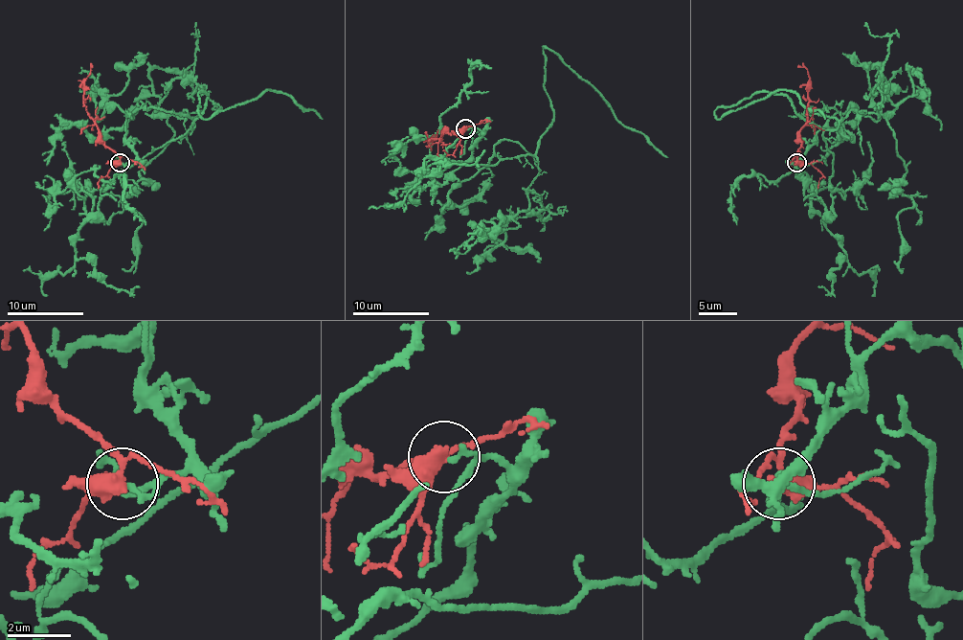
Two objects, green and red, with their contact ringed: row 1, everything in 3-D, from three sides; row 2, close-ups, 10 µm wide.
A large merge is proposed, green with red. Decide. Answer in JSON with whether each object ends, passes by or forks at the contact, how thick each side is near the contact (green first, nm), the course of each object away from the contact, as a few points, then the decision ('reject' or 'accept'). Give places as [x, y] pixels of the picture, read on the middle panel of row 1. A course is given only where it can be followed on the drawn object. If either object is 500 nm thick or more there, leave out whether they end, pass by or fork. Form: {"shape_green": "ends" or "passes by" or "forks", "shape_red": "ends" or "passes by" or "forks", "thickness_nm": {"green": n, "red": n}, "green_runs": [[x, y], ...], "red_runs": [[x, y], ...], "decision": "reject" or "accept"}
{"shape_green": "ends", "shape_red": "forks", "thickness_nm": {"green": 190, "red": 340}, "green_runs": [[466, 129], [480, 169], [510, 141], [538, 171], [528, 156], [424, 172], [420, 137], [470, 62], [491, 68]], "red_runs": [[466, 129], [447, 131], [439, 139], [430, 141], [437, 135], [437, 129]], "decision": "reject"}

